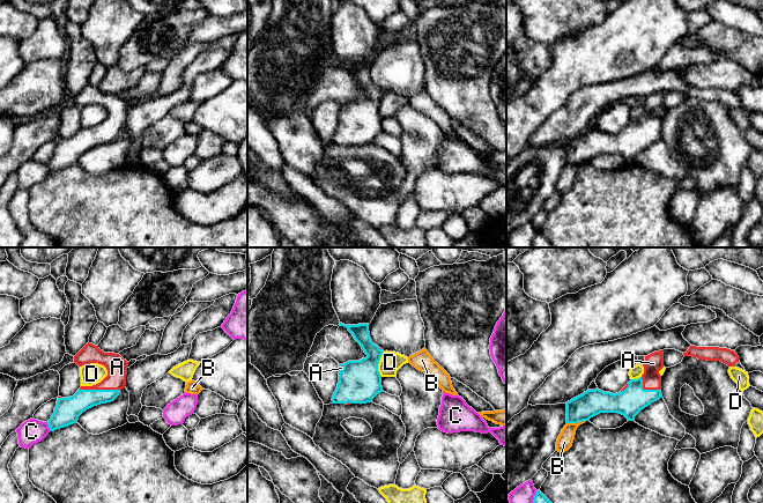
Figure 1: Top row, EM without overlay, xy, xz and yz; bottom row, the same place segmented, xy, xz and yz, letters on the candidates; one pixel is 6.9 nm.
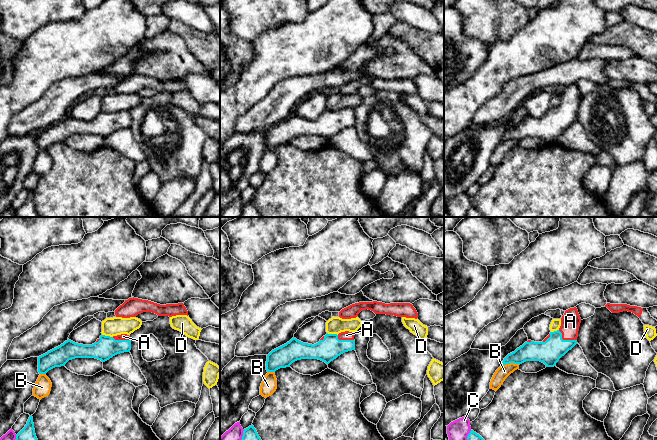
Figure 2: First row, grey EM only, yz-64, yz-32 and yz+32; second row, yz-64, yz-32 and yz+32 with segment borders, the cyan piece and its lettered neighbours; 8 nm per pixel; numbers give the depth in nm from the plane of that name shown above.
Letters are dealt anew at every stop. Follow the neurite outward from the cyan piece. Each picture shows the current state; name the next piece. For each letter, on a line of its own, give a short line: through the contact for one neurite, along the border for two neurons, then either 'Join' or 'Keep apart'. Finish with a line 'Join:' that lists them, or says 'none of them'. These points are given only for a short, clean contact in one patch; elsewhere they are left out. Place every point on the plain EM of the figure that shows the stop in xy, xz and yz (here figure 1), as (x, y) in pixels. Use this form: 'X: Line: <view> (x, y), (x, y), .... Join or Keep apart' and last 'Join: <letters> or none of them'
A: Join
B: Line: yz (585, 161), (567, 164). Keep apart
C: Keep apart
D: Line: xz (384, 93), (378, 105), (380, 117). Keep apart
Join: A

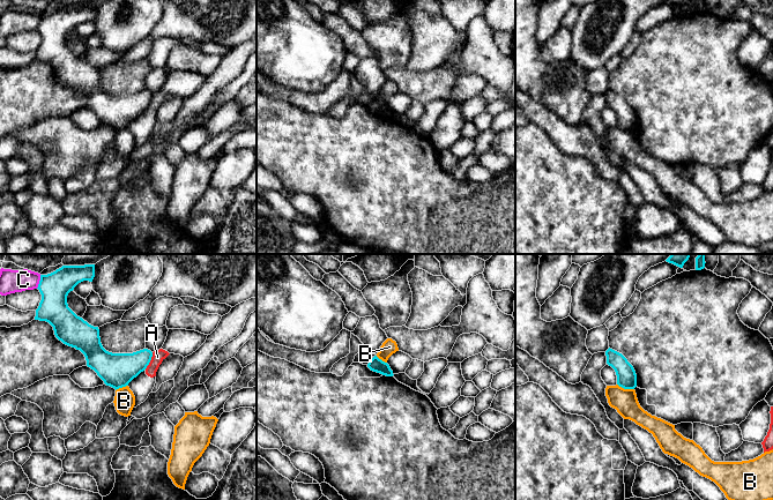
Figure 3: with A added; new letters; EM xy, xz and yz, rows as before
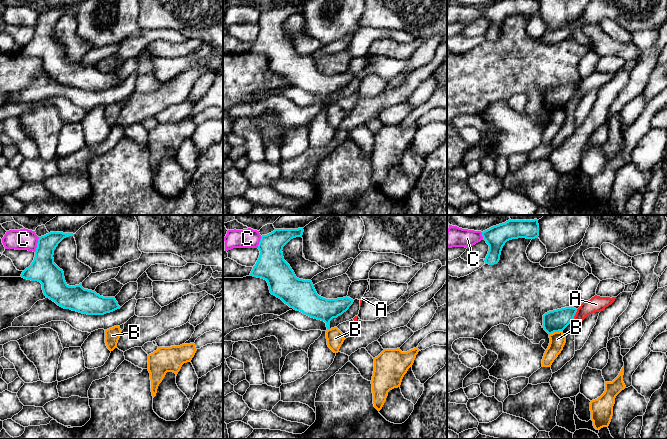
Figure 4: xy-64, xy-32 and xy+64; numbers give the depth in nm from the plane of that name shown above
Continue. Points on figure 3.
A: Line: xy (153, 94), (151, 101), (145, 110). Keep apart
B: Line: yz (617, 125), (624, 129), (633, 131). Keep apart
C: Line: xy (41, 16), (36, 29). Keep apart
Join: none of them

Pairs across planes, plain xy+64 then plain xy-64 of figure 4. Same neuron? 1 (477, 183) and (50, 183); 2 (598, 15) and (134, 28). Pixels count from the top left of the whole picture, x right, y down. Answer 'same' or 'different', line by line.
1: different
2: different

